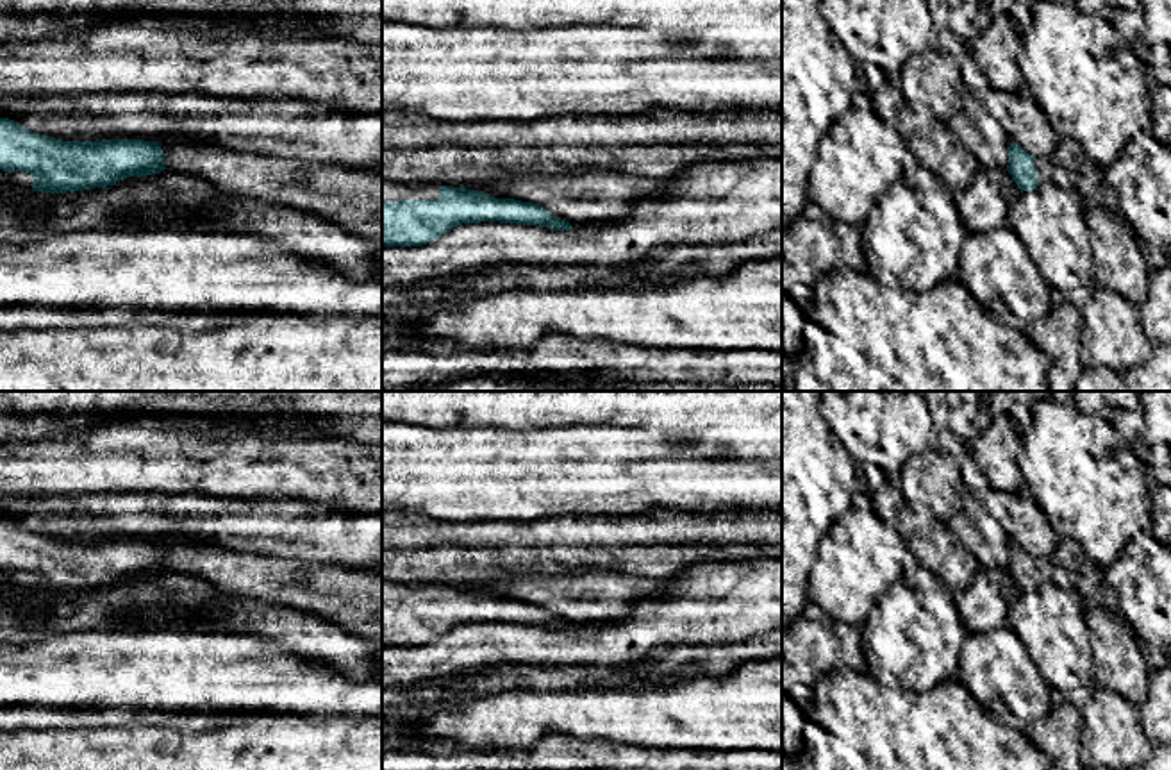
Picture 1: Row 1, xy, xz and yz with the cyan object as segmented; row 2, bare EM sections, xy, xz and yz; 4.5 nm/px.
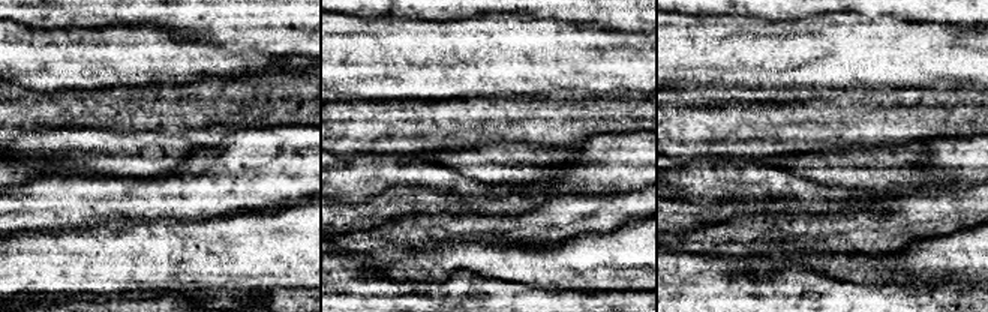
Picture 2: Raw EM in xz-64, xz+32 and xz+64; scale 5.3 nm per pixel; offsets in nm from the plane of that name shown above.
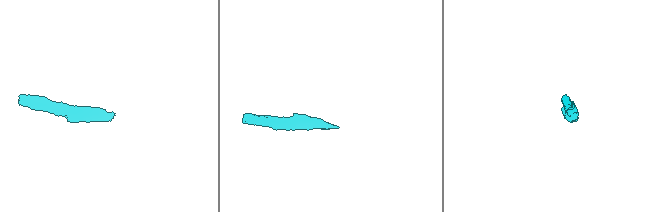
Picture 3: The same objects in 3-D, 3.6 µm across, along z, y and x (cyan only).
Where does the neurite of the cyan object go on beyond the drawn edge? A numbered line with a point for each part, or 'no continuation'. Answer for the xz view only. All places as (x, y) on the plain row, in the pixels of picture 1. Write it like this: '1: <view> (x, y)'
1: xz (391, 592)

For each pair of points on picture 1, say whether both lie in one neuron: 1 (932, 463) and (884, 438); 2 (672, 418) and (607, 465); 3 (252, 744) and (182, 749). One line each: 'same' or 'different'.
1: different
2: different
3: same

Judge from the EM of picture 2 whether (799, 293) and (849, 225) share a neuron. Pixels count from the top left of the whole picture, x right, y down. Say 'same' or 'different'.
different

